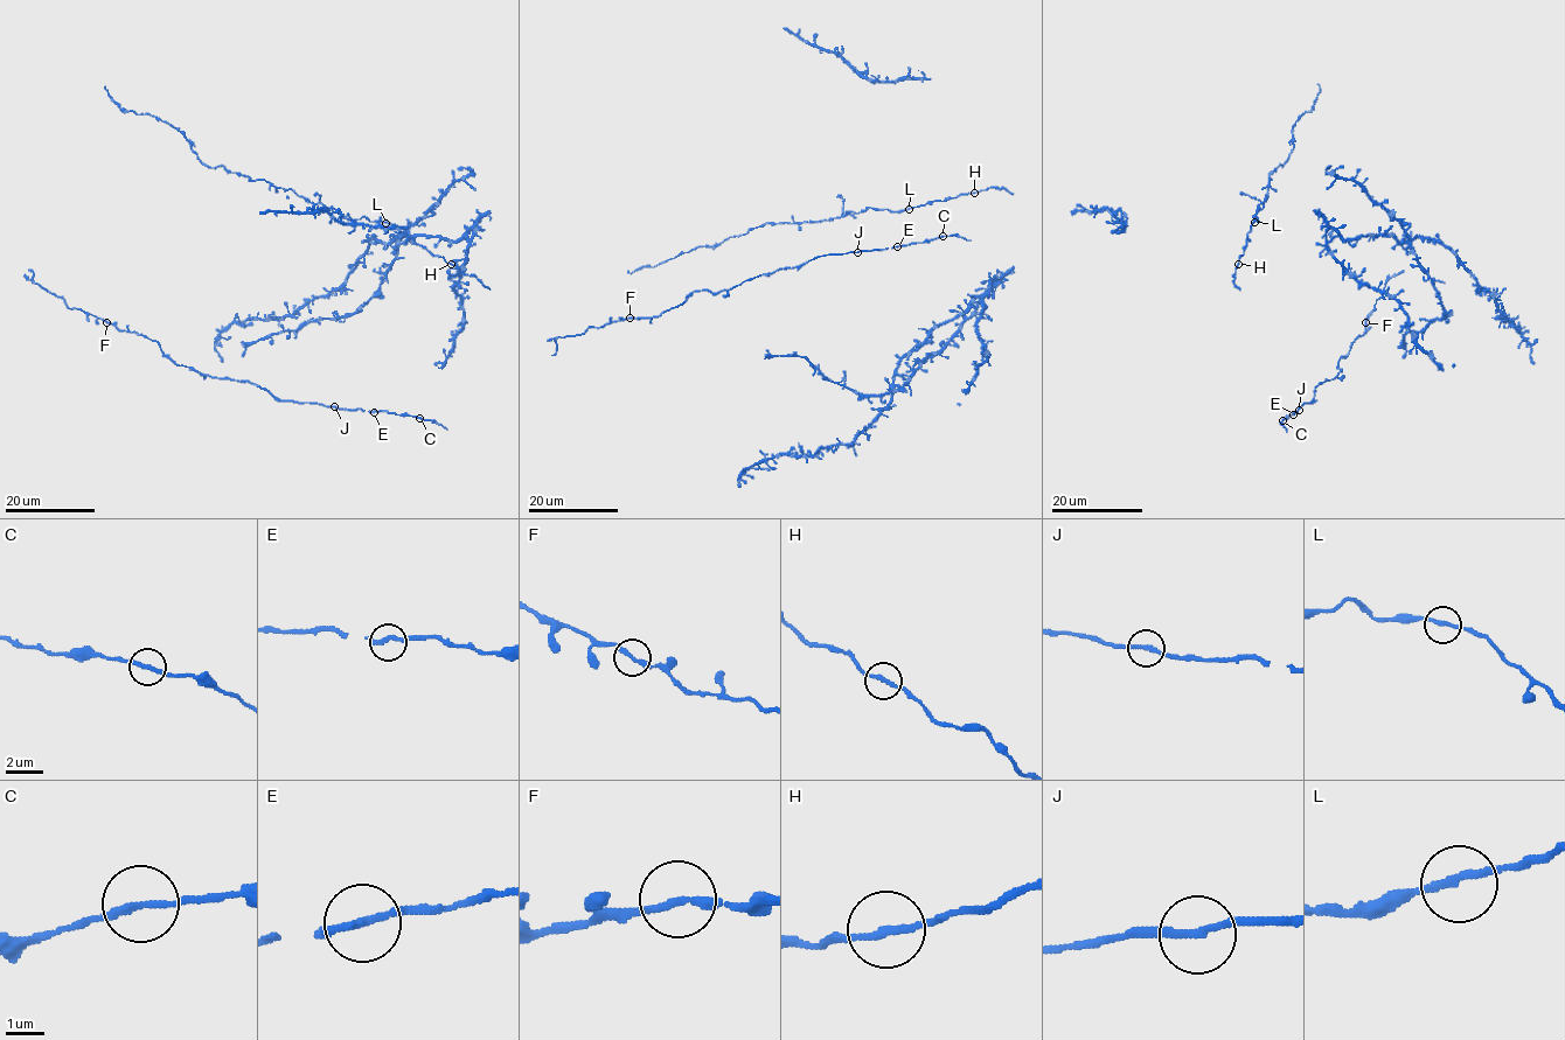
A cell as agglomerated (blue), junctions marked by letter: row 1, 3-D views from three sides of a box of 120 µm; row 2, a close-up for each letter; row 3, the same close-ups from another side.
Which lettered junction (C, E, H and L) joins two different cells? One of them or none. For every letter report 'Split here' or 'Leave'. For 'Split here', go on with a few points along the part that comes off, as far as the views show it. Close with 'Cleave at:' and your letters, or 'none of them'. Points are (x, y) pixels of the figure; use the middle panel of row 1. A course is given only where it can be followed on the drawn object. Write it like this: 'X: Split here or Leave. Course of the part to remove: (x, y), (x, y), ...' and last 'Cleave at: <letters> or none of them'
C: Leave
E: Leave
H: Leave
L: Leave
Cleave at: none of them

